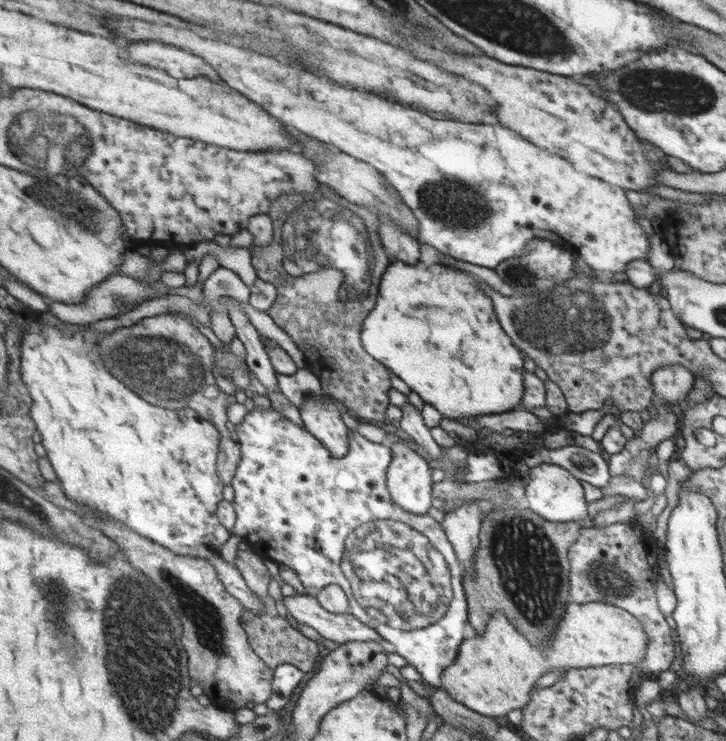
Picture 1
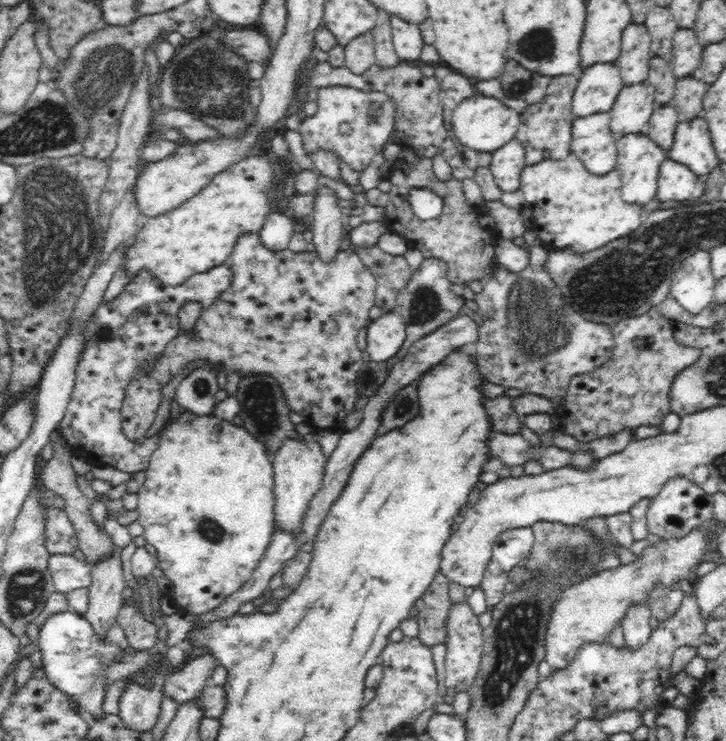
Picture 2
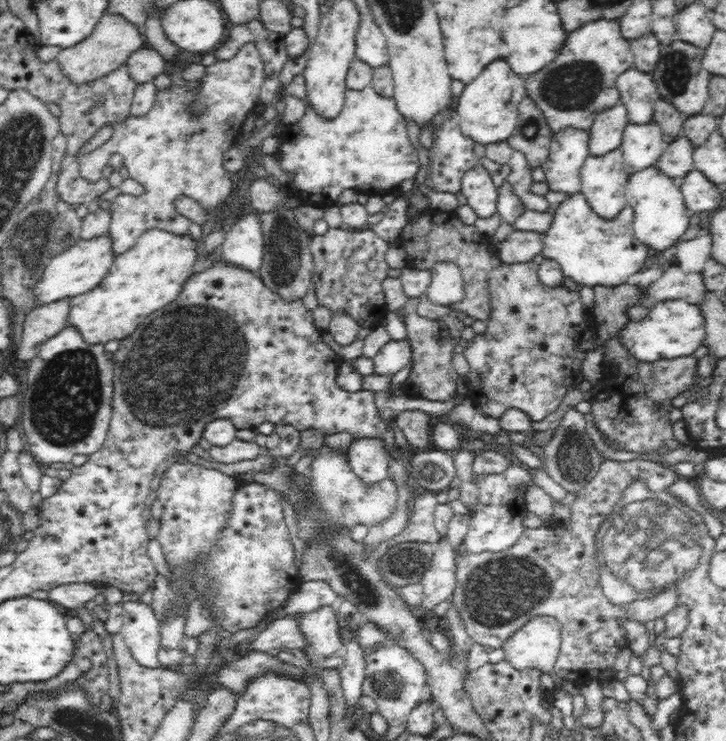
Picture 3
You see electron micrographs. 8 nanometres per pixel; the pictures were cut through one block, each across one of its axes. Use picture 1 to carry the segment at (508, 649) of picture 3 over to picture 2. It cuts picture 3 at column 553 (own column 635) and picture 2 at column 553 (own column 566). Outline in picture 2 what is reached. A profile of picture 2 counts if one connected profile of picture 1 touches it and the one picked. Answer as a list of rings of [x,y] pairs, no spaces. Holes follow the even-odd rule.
[[[692,530],[682,540],[668,540],[644,550],[642,558],[627,565],[601,571],[570,586],[560,602],[553,605],[544,640],[544,660],[552,669],[564,669],[574,660],[580,646],[588,642],[607,642],[614,626],[622,621],[628,604],[648,600],[654,584],[686,580],[690,570],[700,564],[708,548],[708,532]]]

